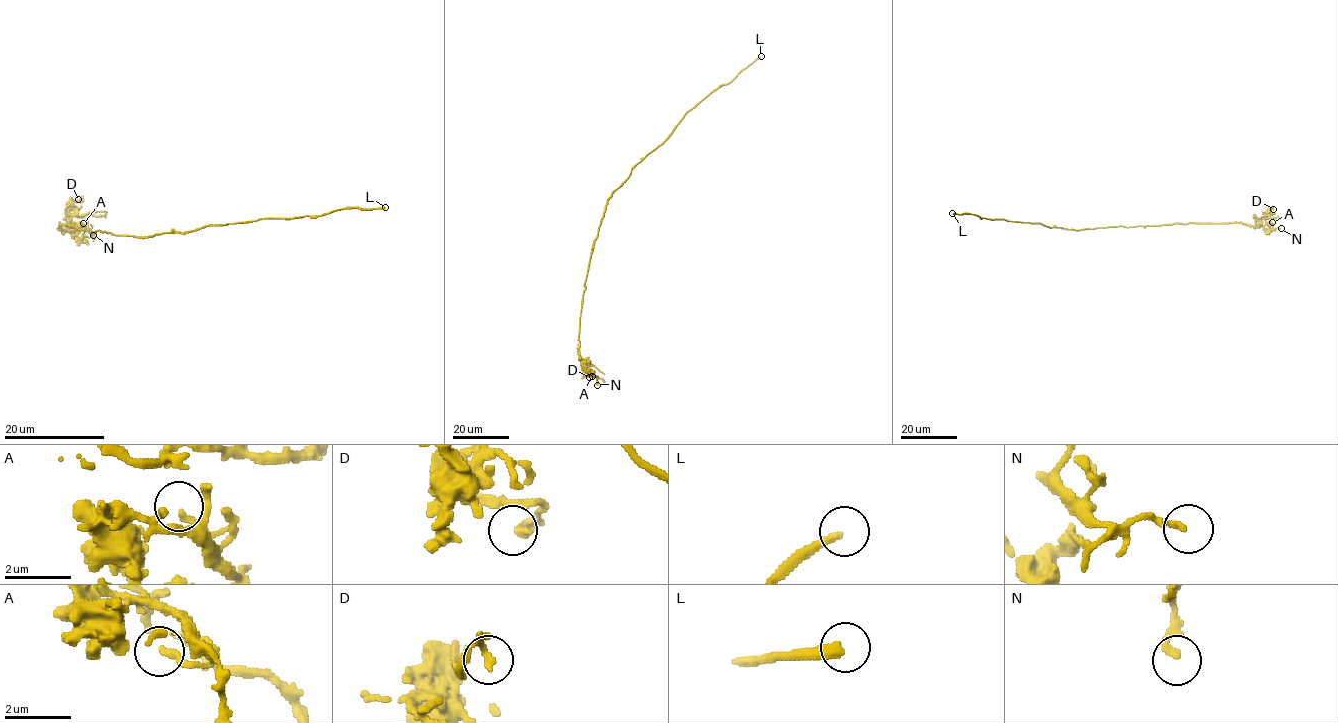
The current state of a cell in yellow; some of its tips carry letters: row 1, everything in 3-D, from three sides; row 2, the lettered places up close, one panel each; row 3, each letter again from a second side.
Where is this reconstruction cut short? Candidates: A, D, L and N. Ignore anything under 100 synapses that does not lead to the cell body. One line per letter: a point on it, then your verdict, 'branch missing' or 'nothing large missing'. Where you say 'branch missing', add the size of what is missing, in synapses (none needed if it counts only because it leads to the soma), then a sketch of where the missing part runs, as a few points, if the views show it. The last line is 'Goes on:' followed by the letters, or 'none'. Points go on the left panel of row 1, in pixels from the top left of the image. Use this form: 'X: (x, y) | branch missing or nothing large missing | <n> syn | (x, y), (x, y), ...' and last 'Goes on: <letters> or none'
A: (83, 223) | nothing large missing
D: (78, 199) | nothing large missing
L: (385, 207) | nothing large missing
N: (93, 235) | nothing large missing
Goes on: none

